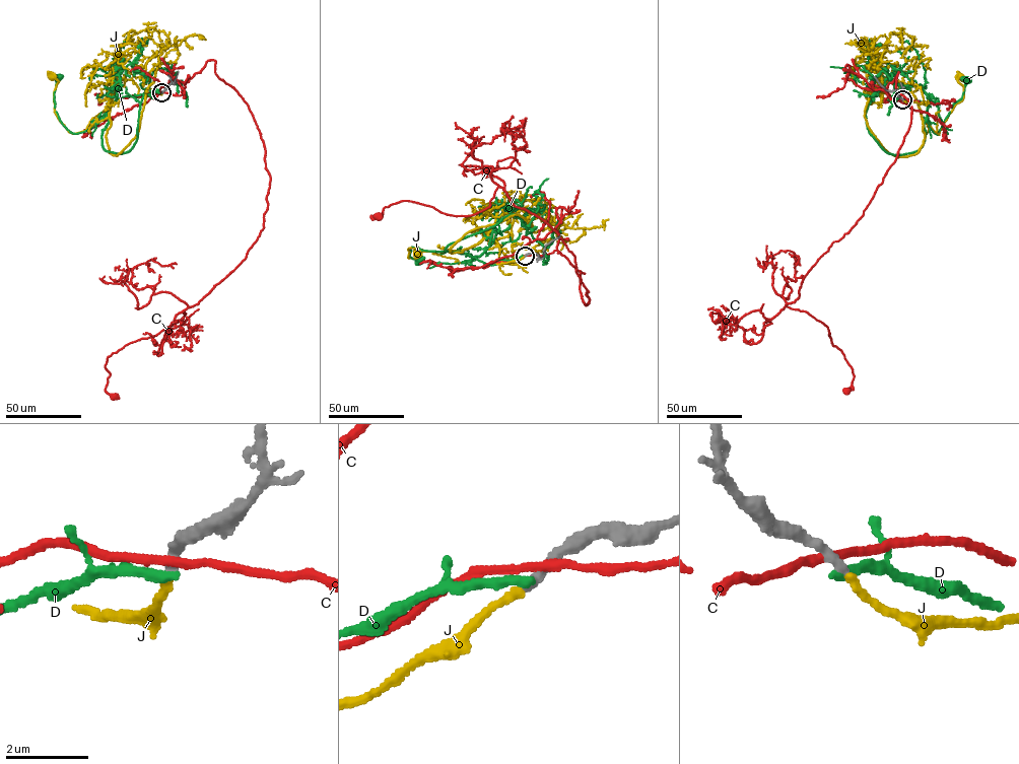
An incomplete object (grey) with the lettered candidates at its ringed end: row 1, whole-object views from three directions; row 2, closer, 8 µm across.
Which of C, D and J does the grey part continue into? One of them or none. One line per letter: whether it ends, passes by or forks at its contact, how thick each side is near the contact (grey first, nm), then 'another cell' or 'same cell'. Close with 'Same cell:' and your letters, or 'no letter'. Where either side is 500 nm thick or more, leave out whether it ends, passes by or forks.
C: it passes by; calibres 320 and 200 nm; another cell
D: it ends; calibres 240 and 240 nm; another cell
J: it ends; calibres 240 and 190 nm; same cell
Same cell: J

